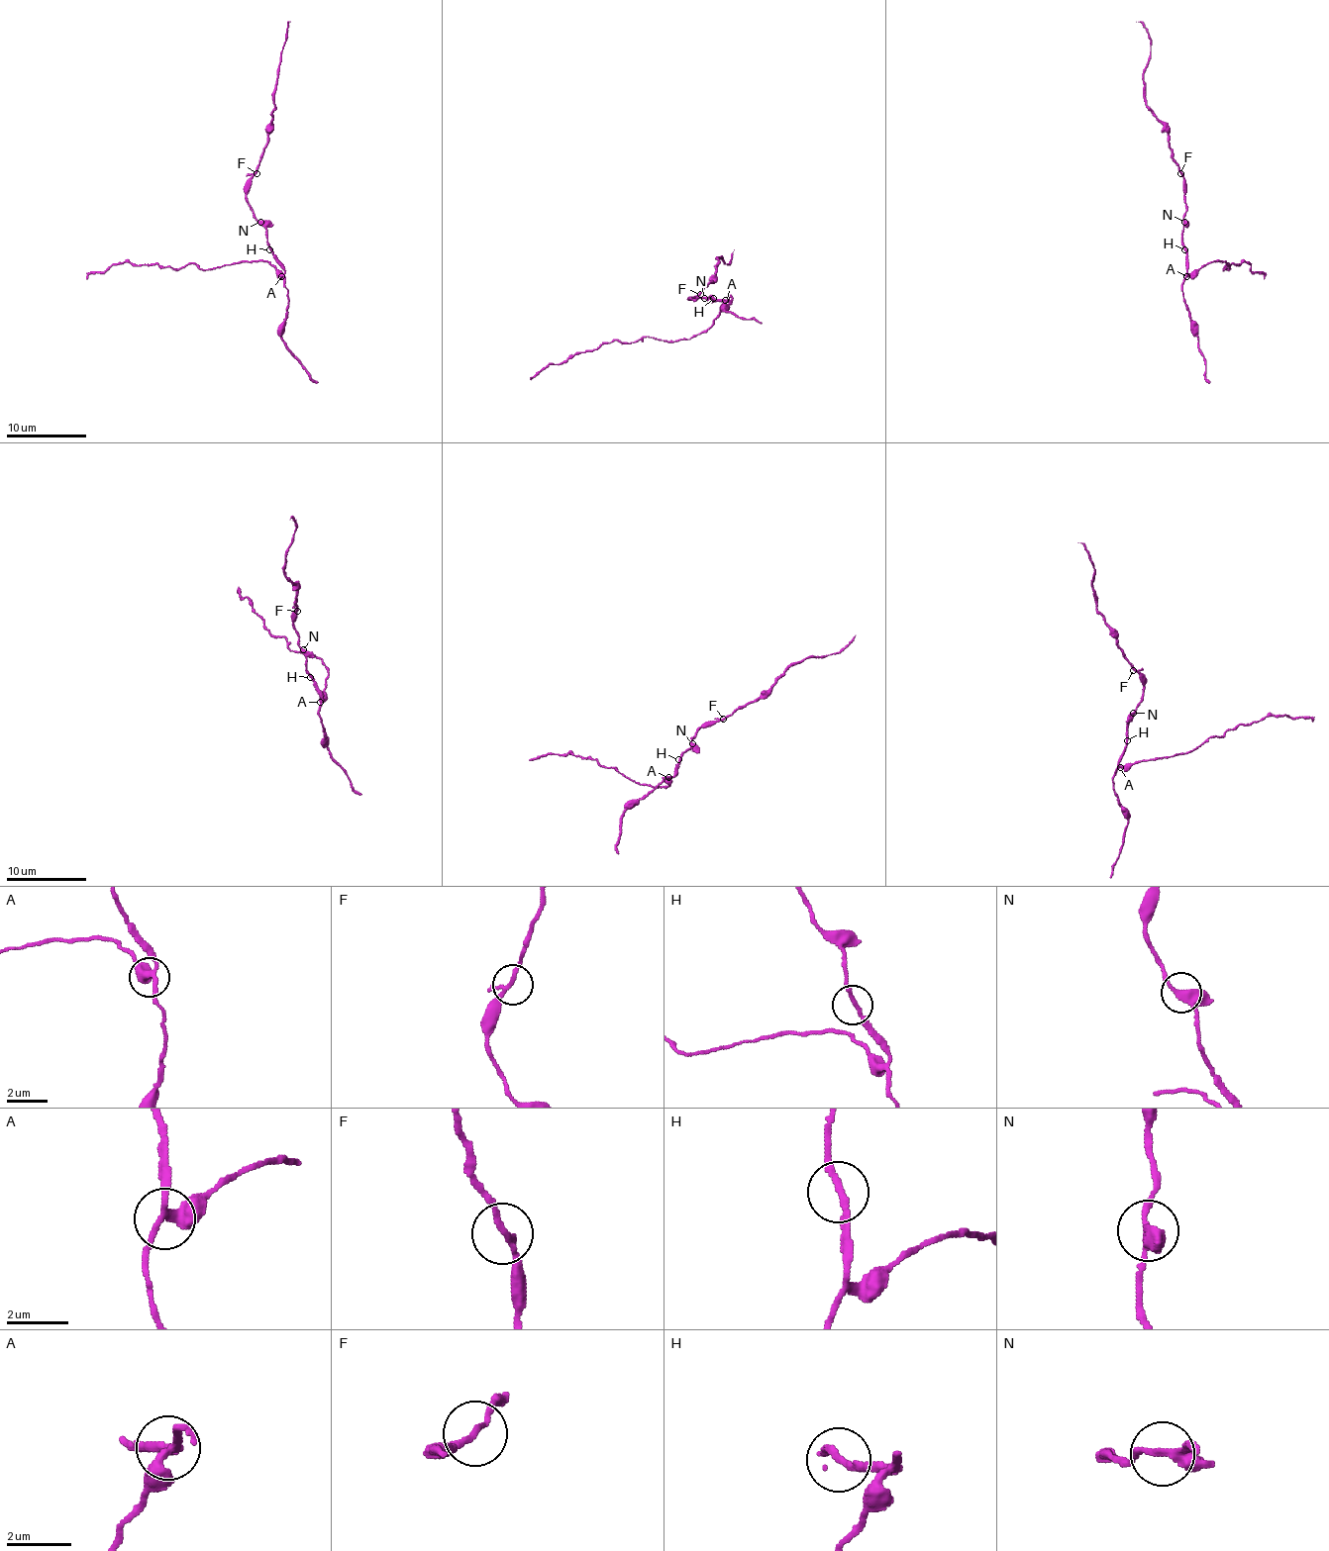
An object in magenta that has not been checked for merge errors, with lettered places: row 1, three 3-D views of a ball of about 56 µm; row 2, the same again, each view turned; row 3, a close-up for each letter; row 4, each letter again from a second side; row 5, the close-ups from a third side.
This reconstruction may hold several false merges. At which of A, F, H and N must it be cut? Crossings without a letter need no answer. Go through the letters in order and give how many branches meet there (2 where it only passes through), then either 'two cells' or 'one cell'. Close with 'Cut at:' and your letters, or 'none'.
A: 3 branches meet; one cell
F: 3 branches meet; one cell
H: 2 branches meet; one cell
N: 3 branches meet; one cell
Cut at: none

